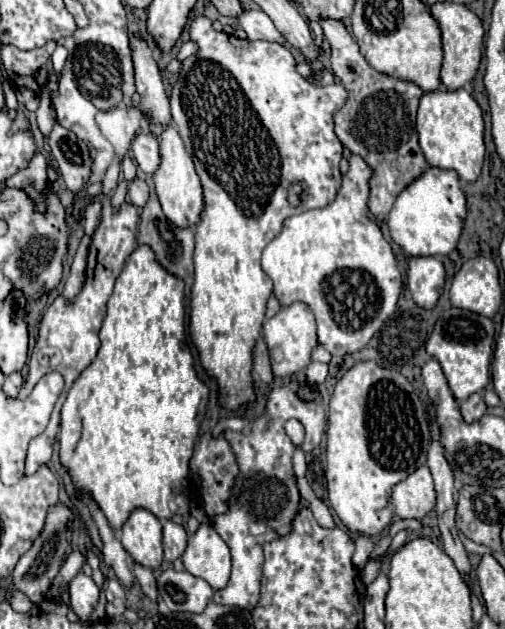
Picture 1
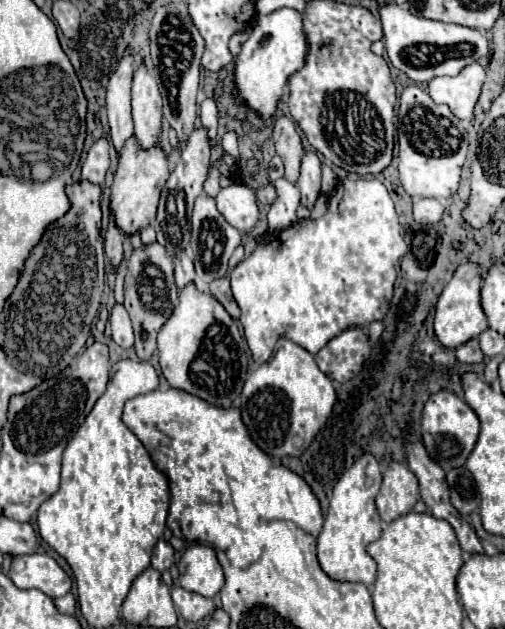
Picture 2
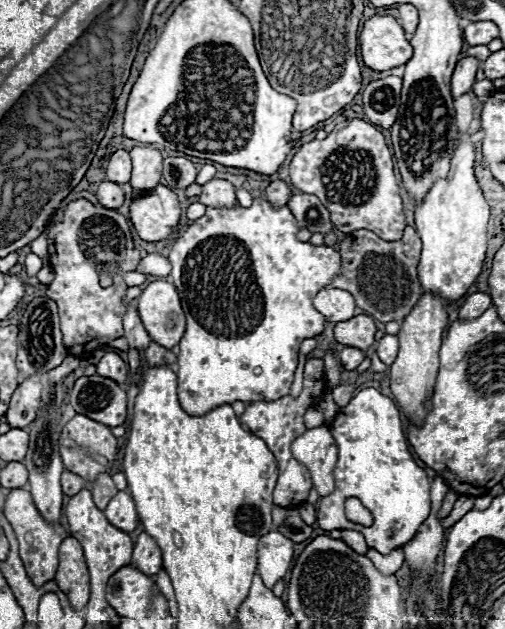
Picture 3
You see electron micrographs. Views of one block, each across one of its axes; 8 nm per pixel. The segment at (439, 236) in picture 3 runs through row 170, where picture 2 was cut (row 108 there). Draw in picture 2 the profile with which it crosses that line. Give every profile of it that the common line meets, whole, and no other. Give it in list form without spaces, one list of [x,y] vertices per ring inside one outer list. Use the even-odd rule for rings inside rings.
[[[474,62],[466,66],[458,76],[440,76],[428,82],[428,94],[434,102],[446,104],[460,120],[470,120],[476,100],[484,84],[484,68]]]

